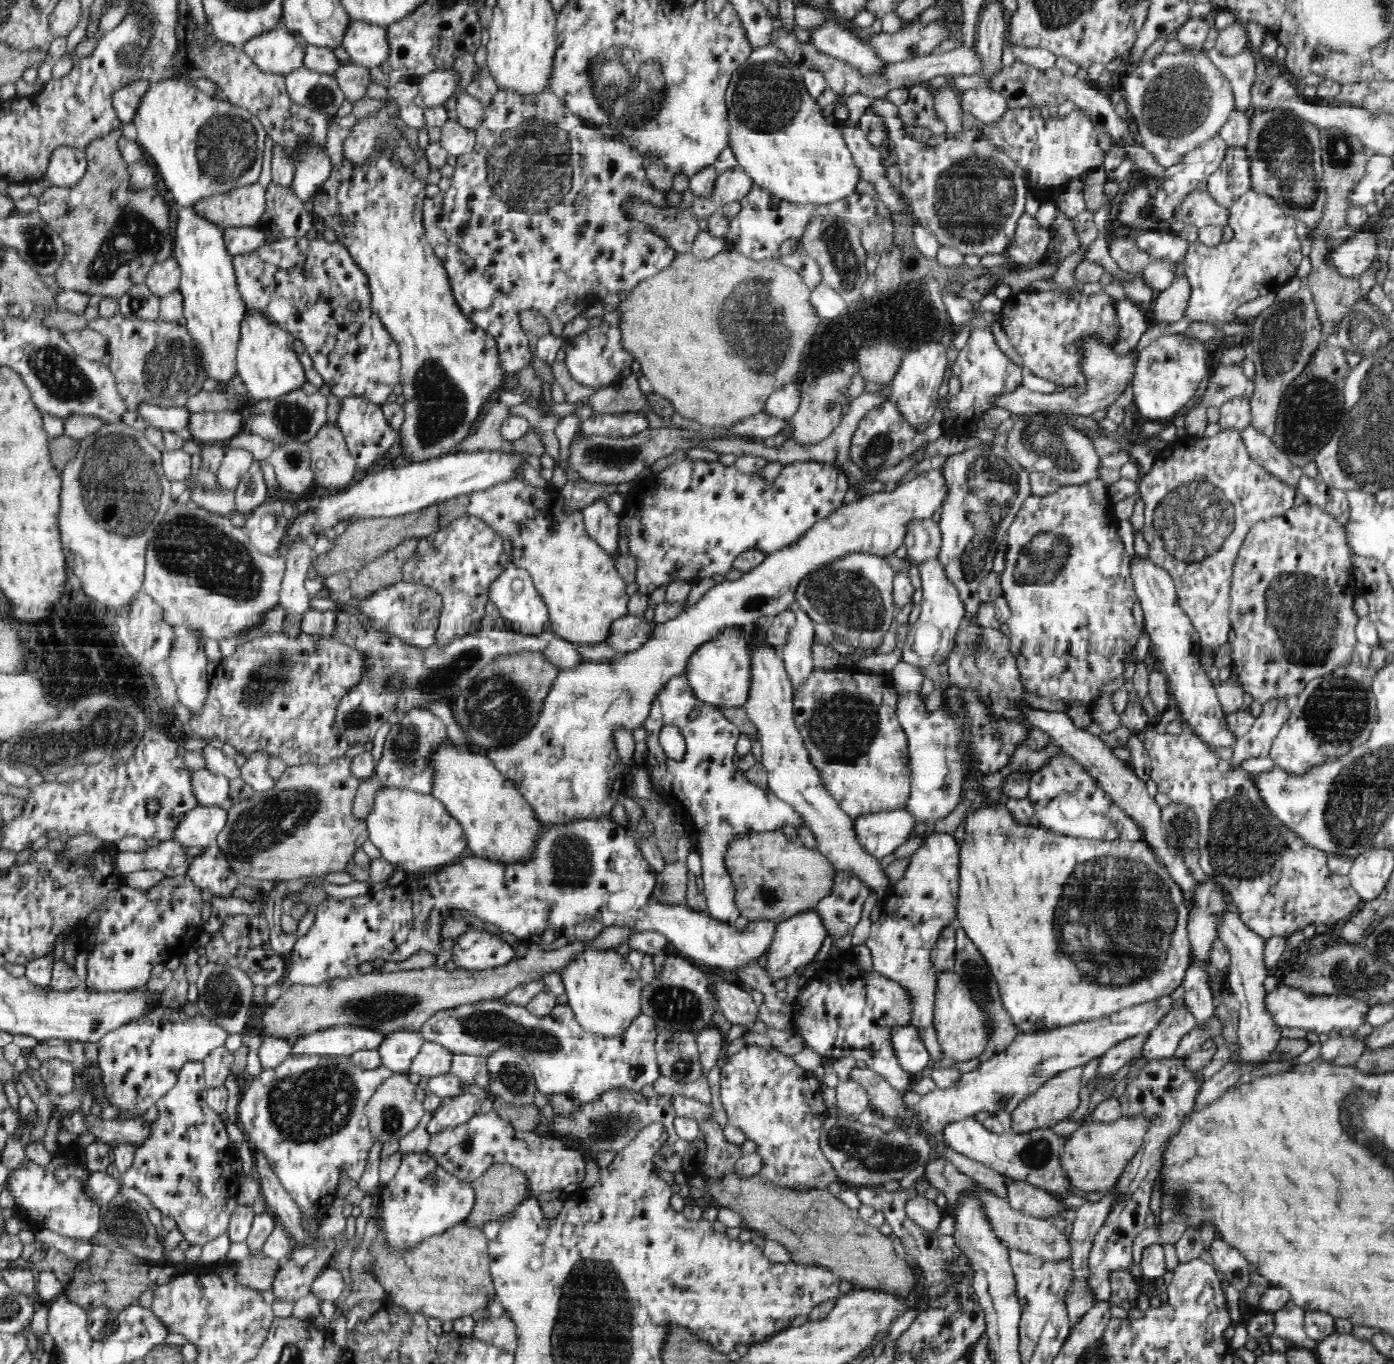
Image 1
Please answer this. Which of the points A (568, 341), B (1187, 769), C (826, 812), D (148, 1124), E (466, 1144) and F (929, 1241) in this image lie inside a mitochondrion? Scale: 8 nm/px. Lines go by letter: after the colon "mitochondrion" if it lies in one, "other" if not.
A: other
B: other
C: other
D: other
E: mitochondrion
F: other

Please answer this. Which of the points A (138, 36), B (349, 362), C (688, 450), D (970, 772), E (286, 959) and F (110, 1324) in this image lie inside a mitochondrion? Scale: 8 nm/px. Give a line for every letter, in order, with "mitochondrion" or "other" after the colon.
A: mitochondrion
B: other
C: other
D: other
E: other
F: other

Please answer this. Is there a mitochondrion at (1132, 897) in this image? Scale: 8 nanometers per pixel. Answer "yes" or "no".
yes

